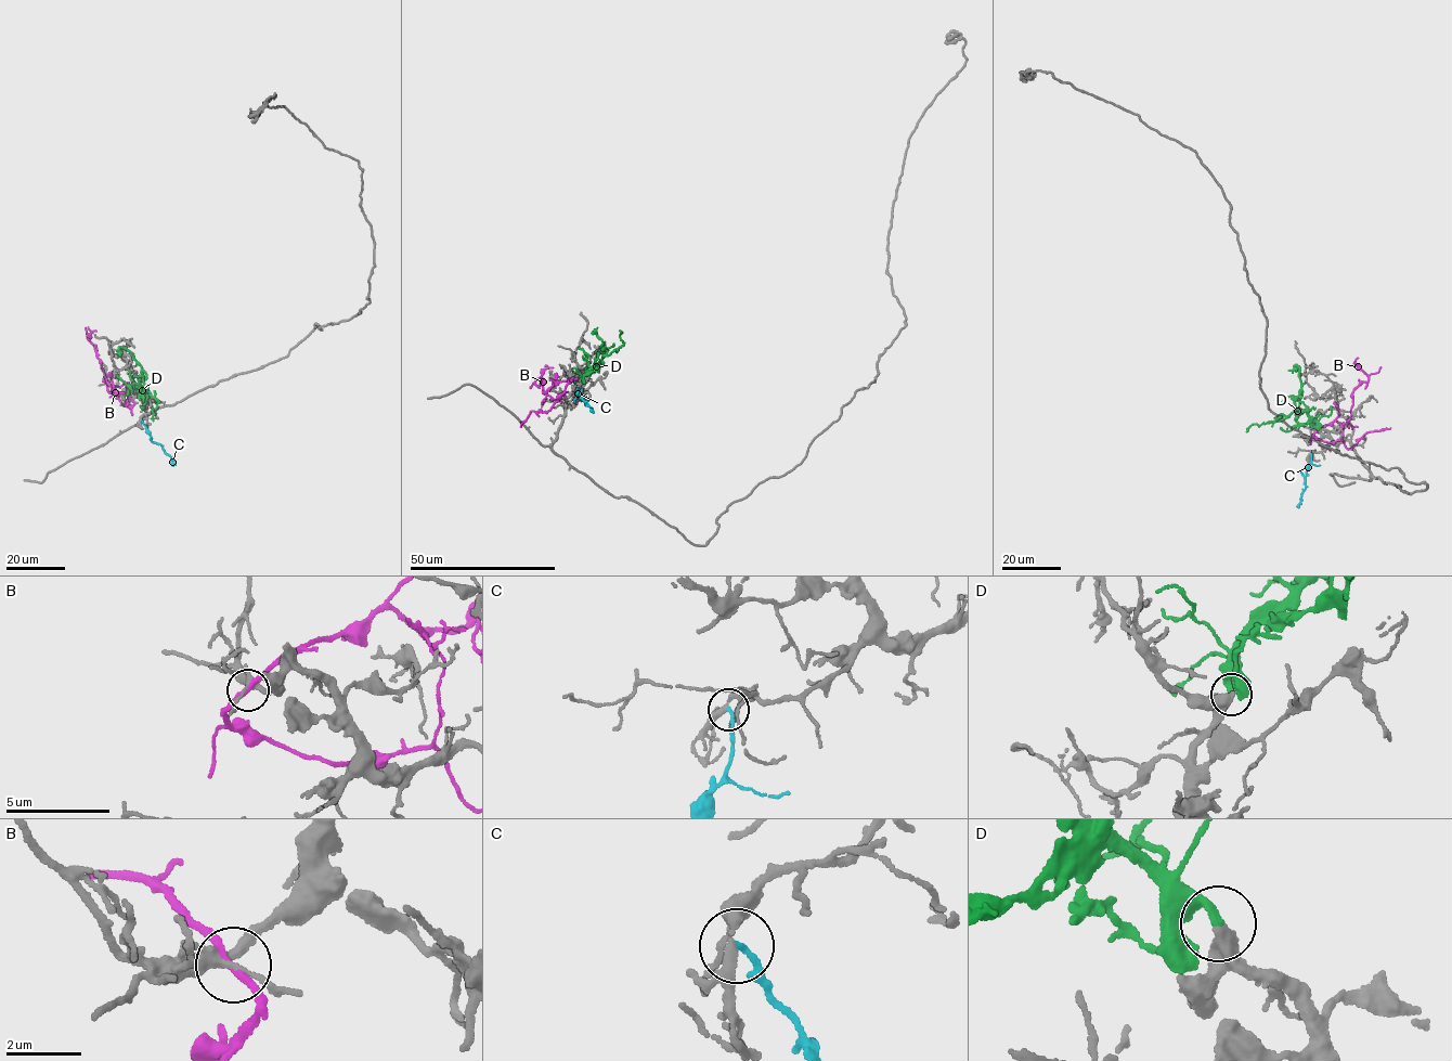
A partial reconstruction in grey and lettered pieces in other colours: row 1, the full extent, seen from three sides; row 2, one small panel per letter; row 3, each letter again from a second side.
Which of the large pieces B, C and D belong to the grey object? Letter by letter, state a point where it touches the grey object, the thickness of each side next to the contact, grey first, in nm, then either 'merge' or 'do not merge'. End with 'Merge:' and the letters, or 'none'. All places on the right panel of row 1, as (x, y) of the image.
B: contact (1316, 431); calibres 240 and 200 nm; do not merge
C: contact (1311, 453); calibres 240 and 150 nm; do not merge
D: contact (1321, 425); calibres 400 and 280 nm; merge
Merge: D

